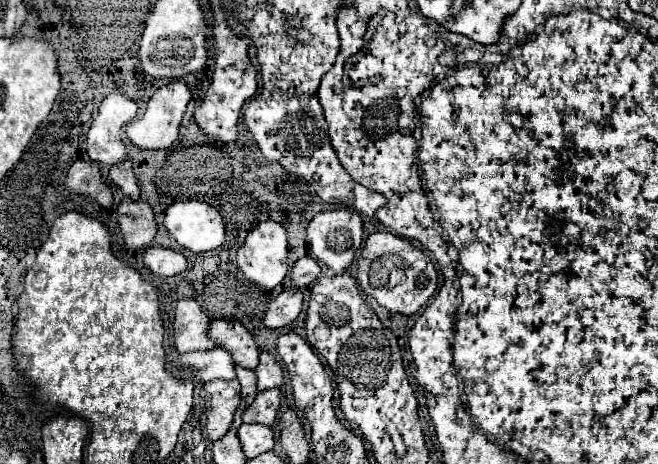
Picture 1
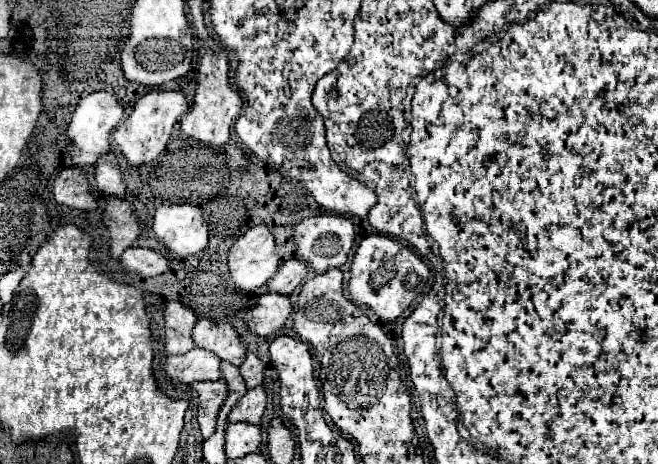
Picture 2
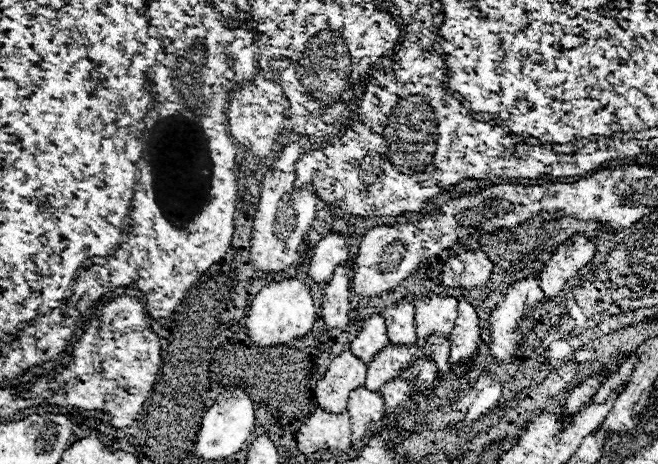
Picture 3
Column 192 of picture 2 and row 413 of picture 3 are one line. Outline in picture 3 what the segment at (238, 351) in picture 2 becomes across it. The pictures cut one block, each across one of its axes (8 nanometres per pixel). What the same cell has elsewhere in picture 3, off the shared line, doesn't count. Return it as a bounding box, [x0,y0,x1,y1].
[316,350,368,414]

